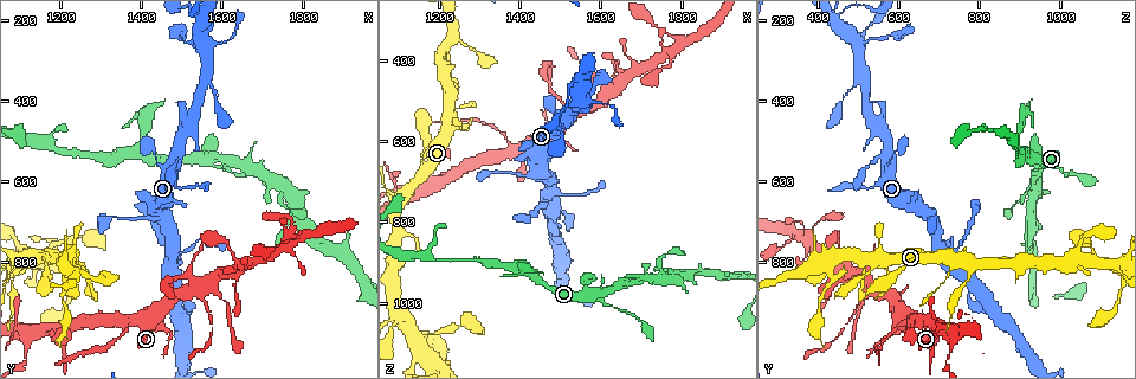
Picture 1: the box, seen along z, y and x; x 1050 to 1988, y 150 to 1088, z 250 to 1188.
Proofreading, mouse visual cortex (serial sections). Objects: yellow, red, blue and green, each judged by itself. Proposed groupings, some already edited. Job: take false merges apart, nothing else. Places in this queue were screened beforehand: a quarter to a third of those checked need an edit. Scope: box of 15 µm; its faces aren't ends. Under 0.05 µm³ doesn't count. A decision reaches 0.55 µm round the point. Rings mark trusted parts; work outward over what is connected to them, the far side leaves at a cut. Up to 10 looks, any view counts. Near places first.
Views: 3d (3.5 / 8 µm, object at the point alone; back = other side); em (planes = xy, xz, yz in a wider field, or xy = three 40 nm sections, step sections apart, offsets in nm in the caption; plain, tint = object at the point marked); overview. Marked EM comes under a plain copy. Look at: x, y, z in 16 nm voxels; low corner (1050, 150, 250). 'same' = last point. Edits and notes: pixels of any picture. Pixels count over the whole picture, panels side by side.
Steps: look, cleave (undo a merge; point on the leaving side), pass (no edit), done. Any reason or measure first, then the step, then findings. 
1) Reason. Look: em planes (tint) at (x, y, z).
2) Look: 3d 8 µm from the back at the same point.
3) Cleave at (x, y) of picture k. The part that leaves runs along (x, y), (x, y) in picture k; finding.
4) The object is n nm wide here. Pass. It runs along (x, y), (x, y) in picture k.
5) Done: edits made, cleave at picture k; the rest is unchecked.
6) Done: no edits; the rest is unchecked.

Sudden change in width. Look: 3d 3.5 µm at (1205, 810, 430).

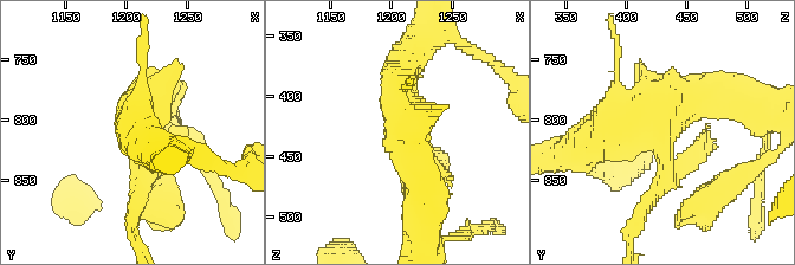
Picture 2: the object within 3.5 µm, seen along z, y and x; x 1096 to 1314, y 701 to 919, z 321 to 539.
Look: em xy step 5 (tint) at the same point.

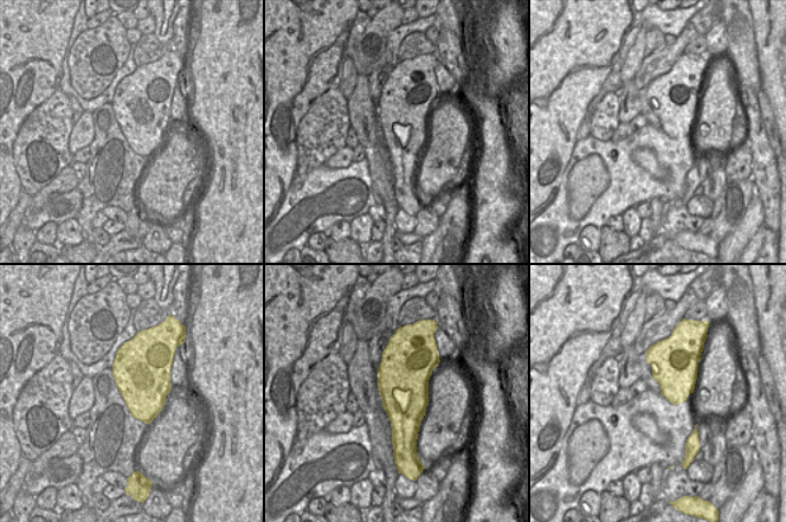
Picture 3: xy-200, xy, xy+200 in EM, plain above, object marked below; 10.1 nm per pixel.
The object is 550 nm wide here. Cleave at (645, 206) of picture 2. The part that leaves runs along (666, 174), (639, 214), (631, 246) in picture 2; a second cell is stuck on.

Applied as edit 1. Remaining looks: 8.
Calibre changes. Look: 3d 3.5 µm from the back at (1535, 260, 505).

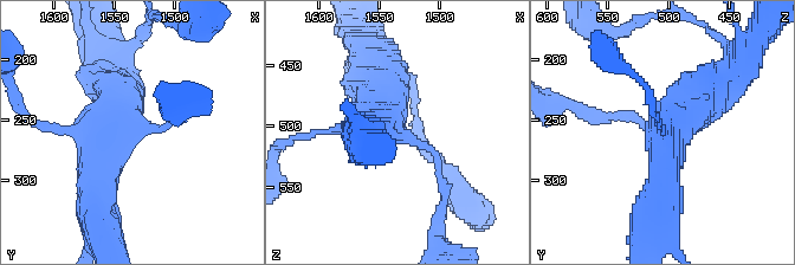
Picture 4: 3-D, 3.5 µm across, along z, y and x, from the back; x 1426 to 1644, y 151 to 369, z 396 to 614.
4 arms meet here; the arms are 100, 100, 500, 500 nm wide; now the EM. Look: em xy step 3 (tint) at (1534, 256, 506).

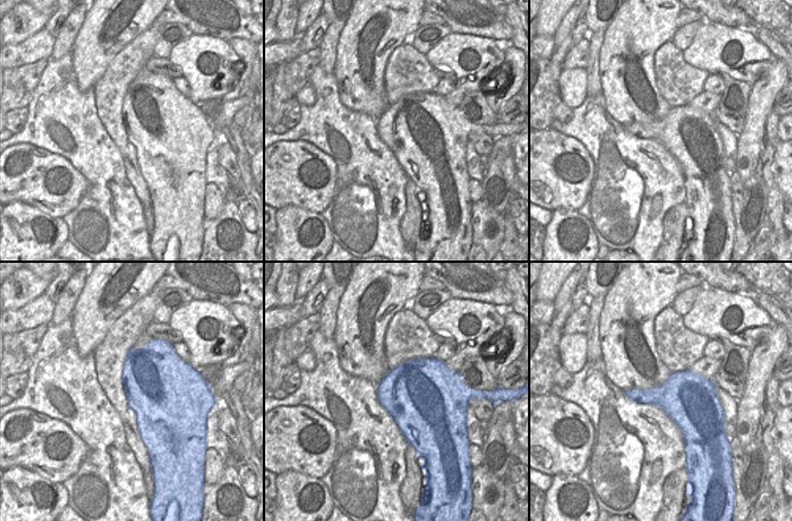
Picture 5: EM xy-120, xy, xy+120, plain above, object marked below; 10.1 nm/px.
Pass. It runs along (664, 204), (664, 135), (728, 81) in picture 4; continuous, no second cell.

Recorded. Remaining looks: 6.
Sudden change in width. Look: 3d 3.5 µm from the back at (1375, 955, 605).

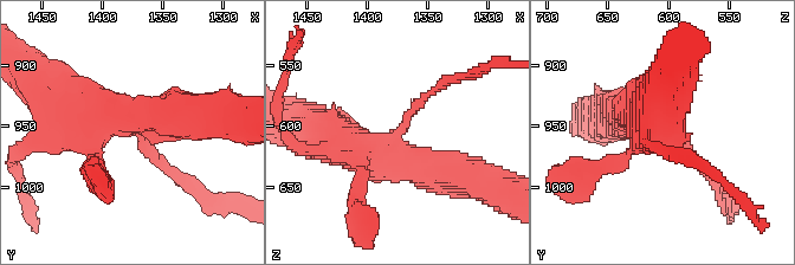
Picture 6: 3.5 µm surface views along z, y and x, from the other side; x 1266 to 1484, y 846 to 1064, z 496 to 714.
The arms are 150, 250 nm wide; now the EM. Look: em xy step 5 (tint) at (1372, 954, 606).

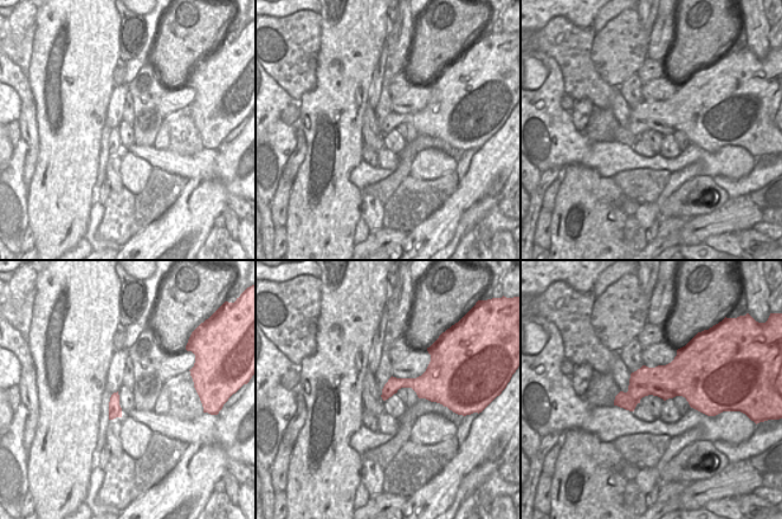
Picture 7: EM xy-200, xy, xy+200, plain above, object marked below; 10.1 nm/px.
Pass. It runs along (360, 161), (444, 85) in picture 6; all the same cell.

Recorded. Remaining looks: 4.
Calibre changes. Look: 3d 8 µm at (1120, 1025, 725).

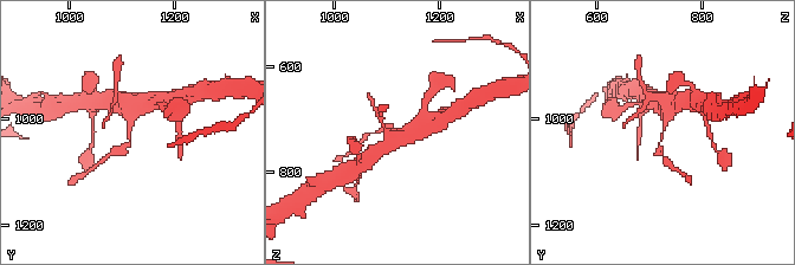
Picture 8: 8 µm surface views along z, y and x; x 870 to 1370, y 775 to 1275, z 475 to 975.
Look: 3d 3.5 µm at (1120, 1025, 730).

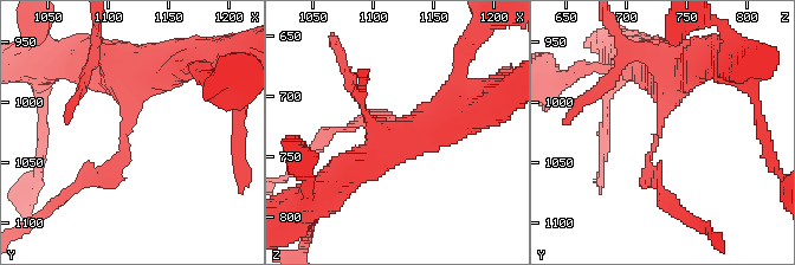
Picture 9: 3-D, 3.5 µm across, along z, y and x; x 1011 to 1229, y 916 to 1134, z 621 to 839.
The arms are 150, 450 nm wide. Look: em planes (tint) at (1116, 1022, 728).

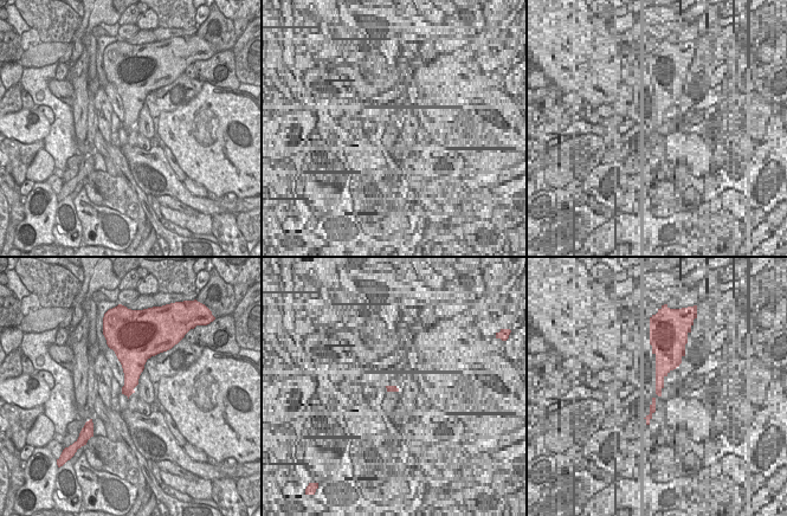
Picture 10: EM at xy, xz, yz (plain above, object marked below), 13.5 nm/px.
Pass. It runs along (162, 70), (129, 91), (125, 153), (85, 182) in picture 9; one cell here.

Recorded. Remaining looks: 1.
Done: edits made, cleave at picture 2; the rest is unchecked.

